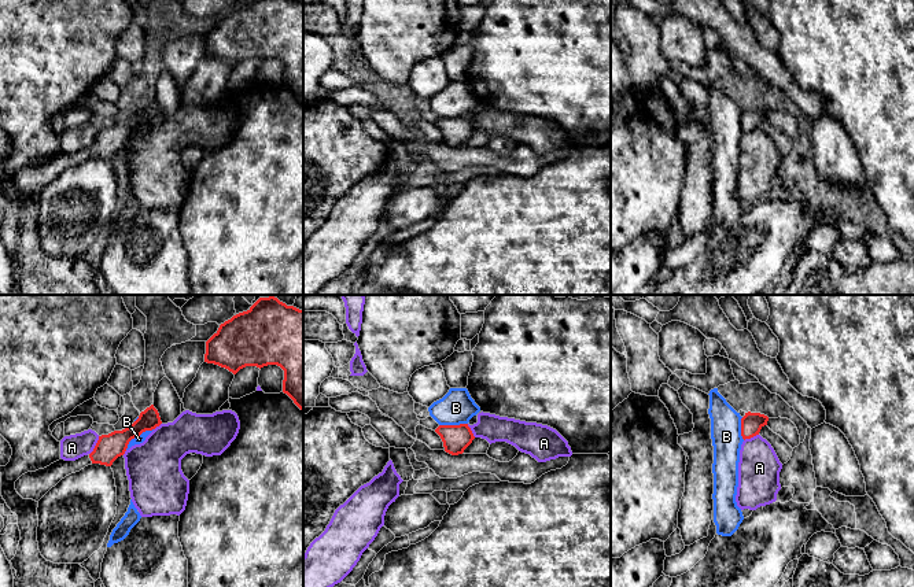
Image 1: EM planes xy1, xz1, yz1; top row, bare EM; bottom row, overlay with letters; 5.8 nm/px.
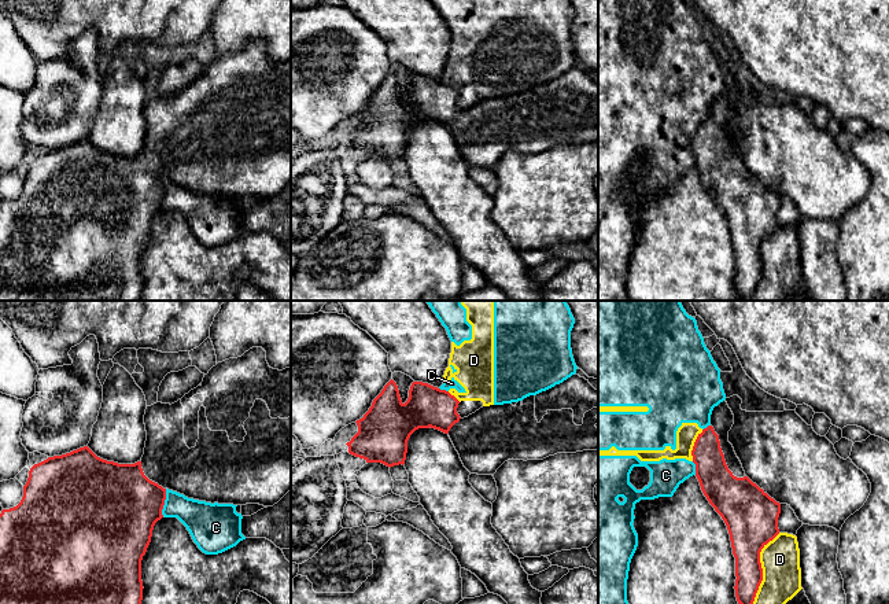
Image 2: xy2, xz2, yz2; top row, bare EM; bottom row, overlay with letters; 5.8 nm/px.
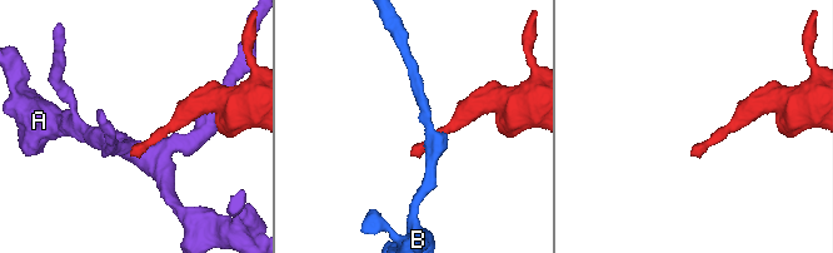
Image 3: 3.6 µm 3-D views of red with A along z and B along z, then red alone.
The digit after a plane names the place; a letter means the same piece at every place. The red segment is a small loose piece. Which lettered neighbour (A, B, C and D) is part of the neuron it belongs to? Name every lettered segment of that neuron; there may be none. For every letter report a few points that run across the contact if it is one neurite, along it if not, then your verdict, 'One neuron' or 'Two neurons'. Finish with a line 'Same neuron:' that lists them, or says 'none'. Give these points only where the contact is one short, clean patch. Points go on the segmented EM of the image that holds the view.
A: Two neurons
B: Line: xy1 (153, 428), (136, 435), (125, 449). Two neurons
C: Two neurons
D: Two neurons
Same neuron: none

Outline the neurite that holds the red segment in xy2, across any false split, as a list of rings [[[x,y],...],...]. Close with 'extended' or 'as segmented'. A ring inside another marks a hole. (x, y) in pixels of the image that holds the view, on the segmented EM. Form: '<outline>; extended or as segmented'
[[[252,347],[241,357],[218,362],[196,388],[177,402],[171,405],[156,402],[147,406],[144,424],[147,431],[144,454],[134,464],[103,460],[84,446],[62,456],[48,457],[30,468],[21,502],[0,513],[0,604],[141,604],[144,589],[141,560],[151,542],[155,523],[163,518],[167,489],[211,504],[263,507],[273,507],[291,490],[291,367],[283,371],[270,368],[262,347]]]; extended

